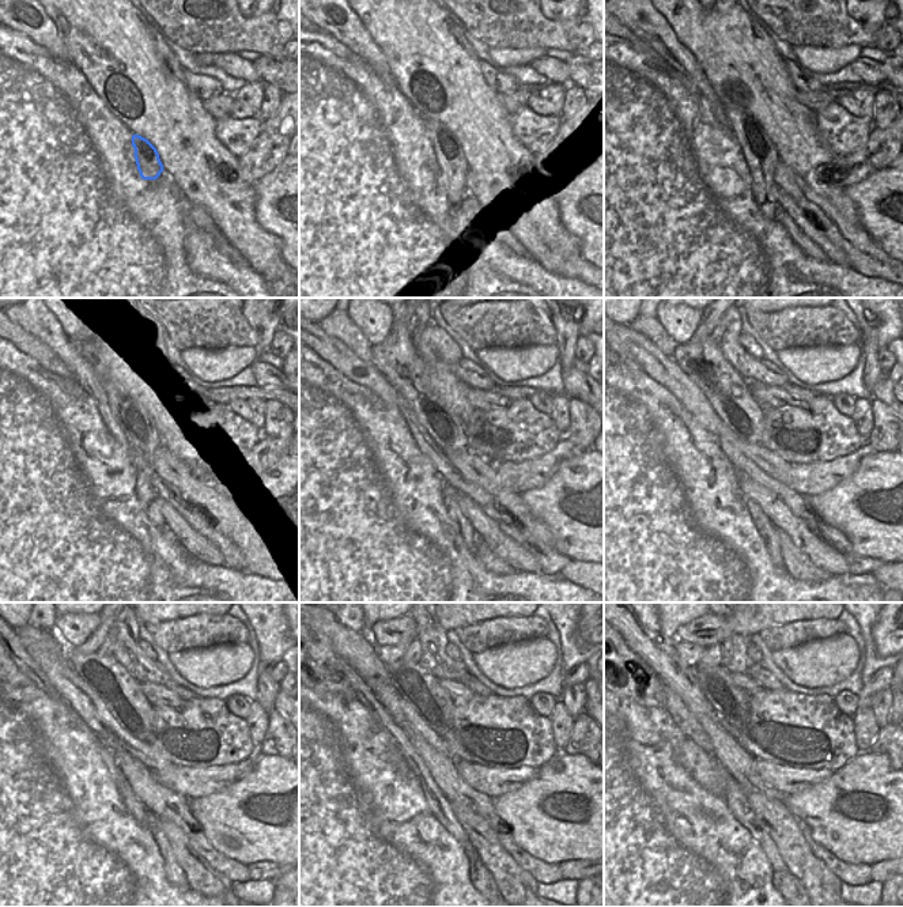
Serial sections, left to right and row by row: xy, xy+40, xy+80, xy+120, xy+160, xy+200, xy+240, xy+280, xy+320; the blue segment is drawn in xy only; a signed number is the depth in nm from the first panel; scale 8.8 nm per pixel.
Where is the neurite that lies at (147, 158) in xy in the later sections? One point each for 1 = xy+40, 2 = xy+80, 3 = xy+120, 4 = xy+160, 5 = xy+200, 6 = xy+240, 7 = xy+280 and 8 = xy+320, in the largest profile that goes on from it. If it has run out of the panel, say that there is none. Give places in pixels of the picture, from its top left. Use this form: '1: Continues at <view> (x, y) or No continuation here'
1: Continues at xy+40 (453, 163)
2: Continues at xy+80 (760, 157)
3: Continues at xy+120 (144, 439)
4: Continues at xy+160 (396, 358)
5: Continues at xy+200 (705, 363)
6: Continues at xy+240 (116, 688)
7: Continues at xy+280 (415, 684)
8: Continues at xy+320 (732, 703).

